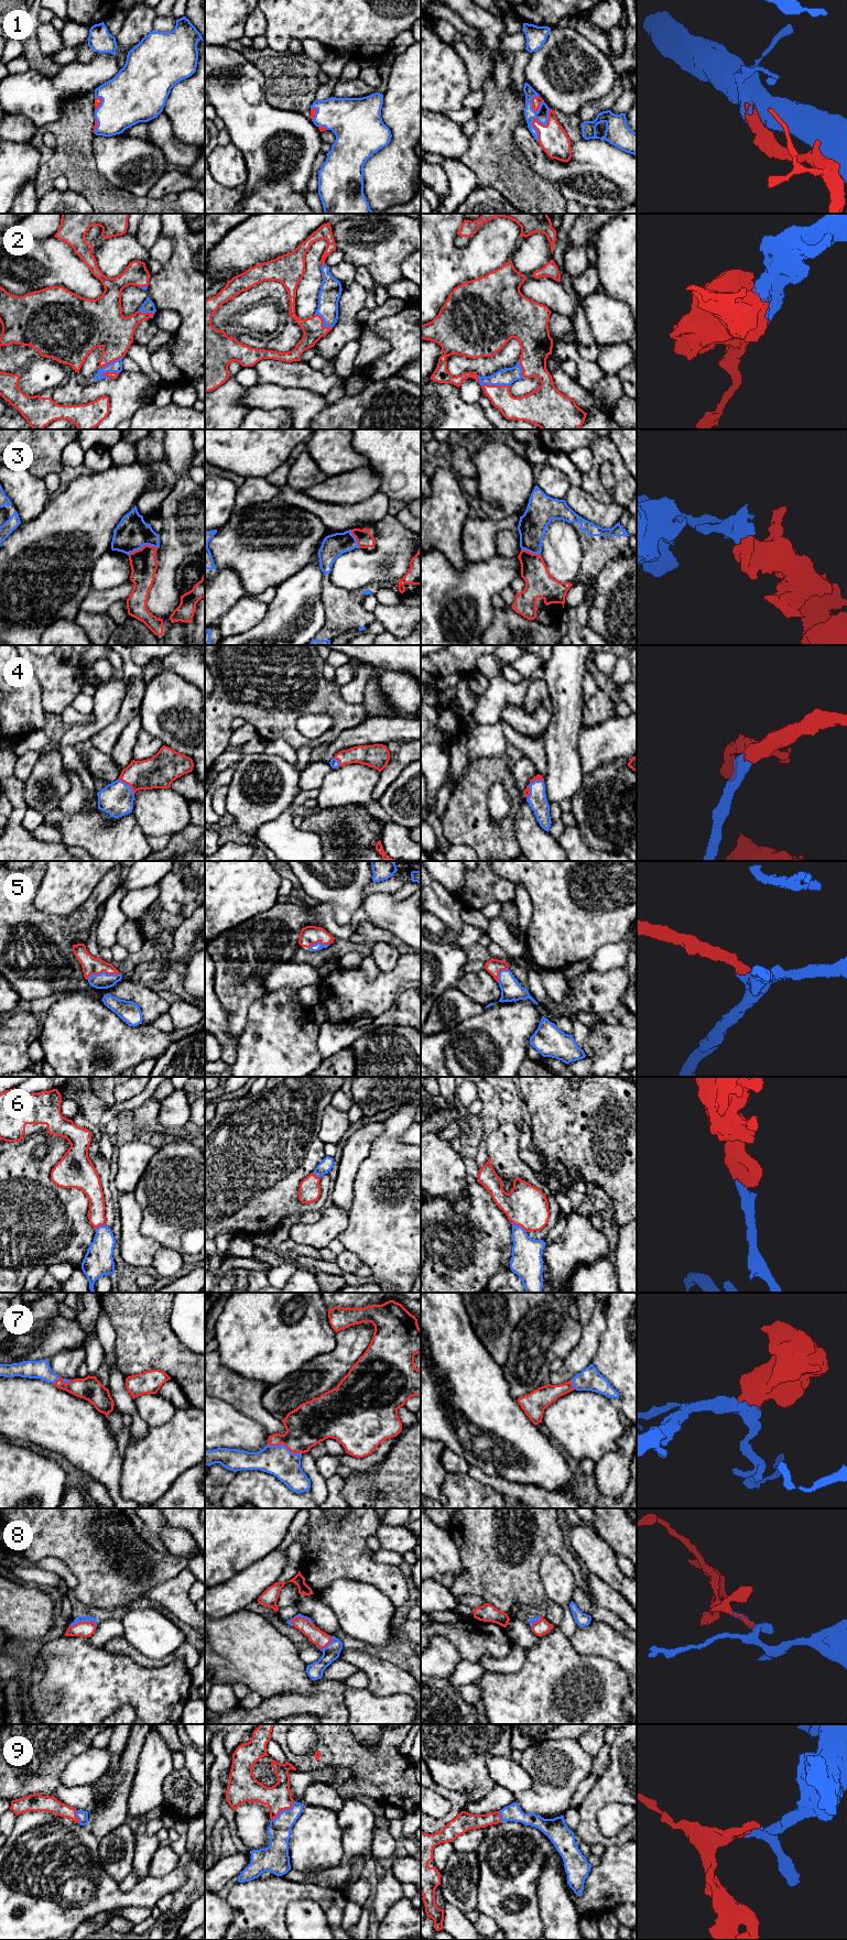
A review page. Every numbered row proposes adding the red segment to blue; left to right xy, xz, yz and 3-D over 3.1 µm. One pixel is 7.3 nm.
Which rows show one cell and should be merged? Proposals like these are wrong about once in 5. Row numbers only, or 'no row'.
1, 2, 3, 4, 5, 6, 7, 8, 9

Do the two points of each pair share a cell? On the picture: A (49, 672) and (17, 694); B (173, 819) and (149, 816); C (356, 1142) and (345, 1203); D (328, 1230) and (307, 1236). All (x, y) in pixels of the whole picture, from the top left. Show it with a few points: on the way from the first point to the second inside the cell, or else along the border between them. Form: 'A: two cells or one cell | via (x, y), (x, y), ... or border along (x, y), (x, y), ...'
A: two cells | border along (36, 677), (41, 687), (42, 705)
B: one cell | via (167, 816), (154, 816)
C: one cell | via (351, 1157), (346, 1174), (345, 1188)
D: one cell | via (323, 1232), (313, 1234)

